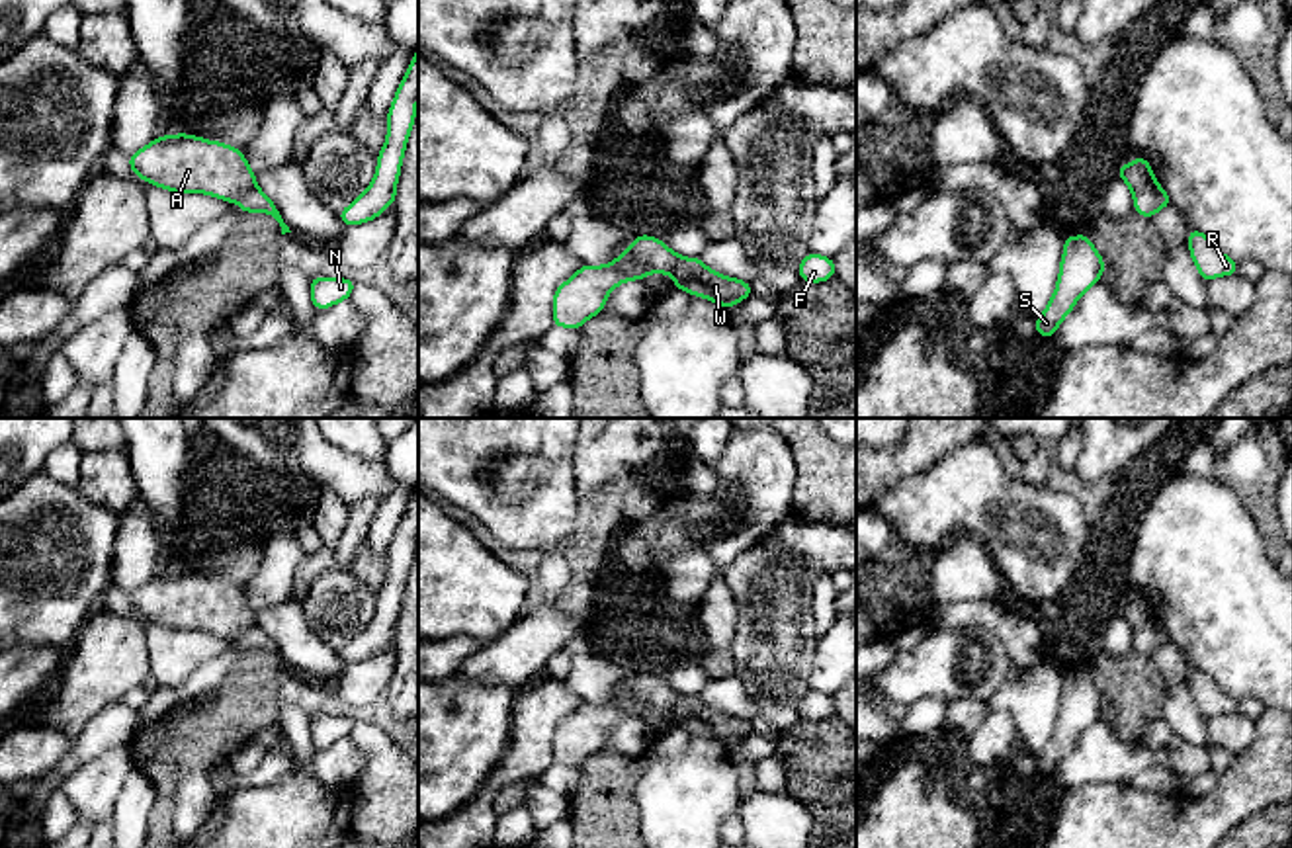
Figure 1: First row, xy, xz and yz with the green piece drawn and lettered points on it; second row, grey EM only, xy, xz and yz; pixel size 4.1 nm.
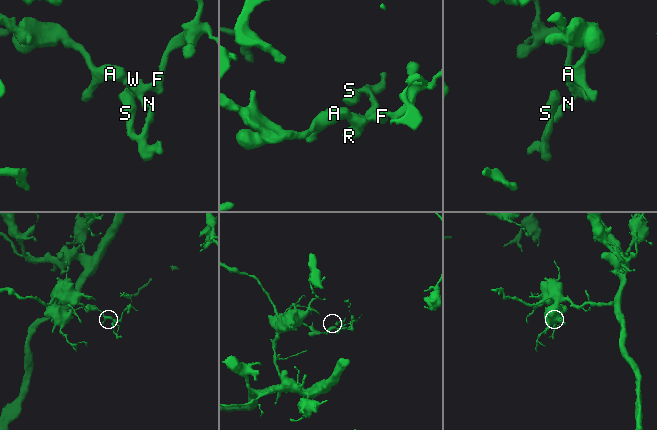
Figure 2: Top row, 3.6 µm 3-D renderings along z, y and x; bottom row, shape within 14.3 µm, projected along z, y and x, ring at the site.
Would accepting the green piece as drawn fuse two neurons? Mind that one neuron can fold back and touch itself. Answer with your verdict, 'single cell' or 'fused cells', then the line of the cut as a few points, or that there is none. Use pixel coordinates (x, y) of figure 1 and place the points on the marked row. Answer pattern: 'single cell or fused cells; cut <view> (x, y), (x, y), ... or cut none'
fused cells; cut xy (255, 184), (235, 200)

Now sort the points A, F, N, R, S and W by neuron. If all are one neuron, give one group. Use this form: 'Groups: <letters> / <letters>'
Groups: A / F N R S W

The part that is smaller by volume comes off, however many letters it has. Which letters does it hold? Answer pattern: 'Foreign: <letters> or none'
Foreign: F, N, R, S, W

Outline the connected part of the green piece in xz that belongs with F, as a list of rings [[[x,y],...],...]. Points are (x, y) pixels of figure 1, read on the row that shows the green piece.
[[[809,252],[801,262],[799,262],[799,279],[801,281],[827,281],[835,277],[835,260],[825,258],[819,254]]]

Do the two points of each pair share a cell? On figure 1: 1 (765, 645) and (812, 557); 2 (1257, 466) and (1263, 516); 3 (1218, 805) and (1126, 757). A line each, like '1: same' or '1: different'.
1: same
2: same
3: different

